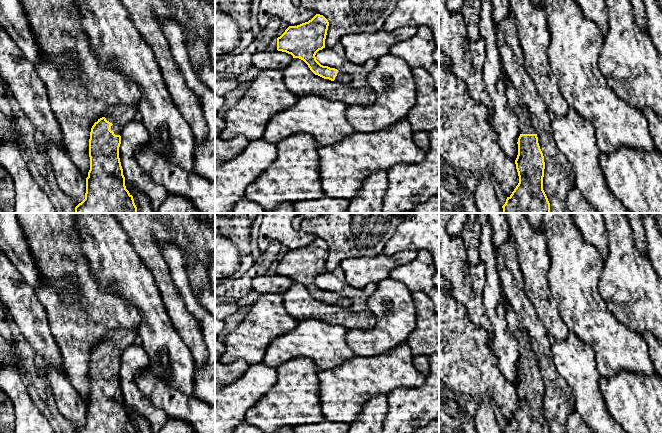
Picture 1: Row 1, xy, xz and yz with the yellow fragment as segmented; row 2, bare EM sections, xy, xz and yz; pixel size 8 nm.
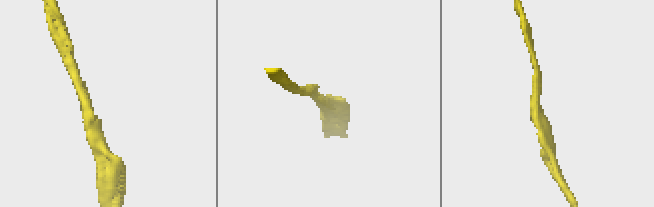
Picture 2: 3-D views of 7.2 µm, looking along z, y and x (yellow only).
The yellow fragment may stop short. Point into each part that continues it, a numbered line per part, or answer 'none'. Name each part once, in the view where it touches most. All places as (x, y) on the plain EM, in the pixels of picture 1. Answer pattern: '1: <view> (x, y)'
1: xy (119, 340)

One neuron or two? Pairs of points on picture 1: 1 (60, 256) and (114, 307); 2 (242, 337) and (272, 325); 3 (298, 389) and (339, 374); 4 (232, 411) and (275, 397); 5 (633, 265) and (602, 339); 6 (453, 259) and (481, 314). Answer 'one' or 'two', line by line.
1: one
2: one
3: two
4: two
5: two
6: one

